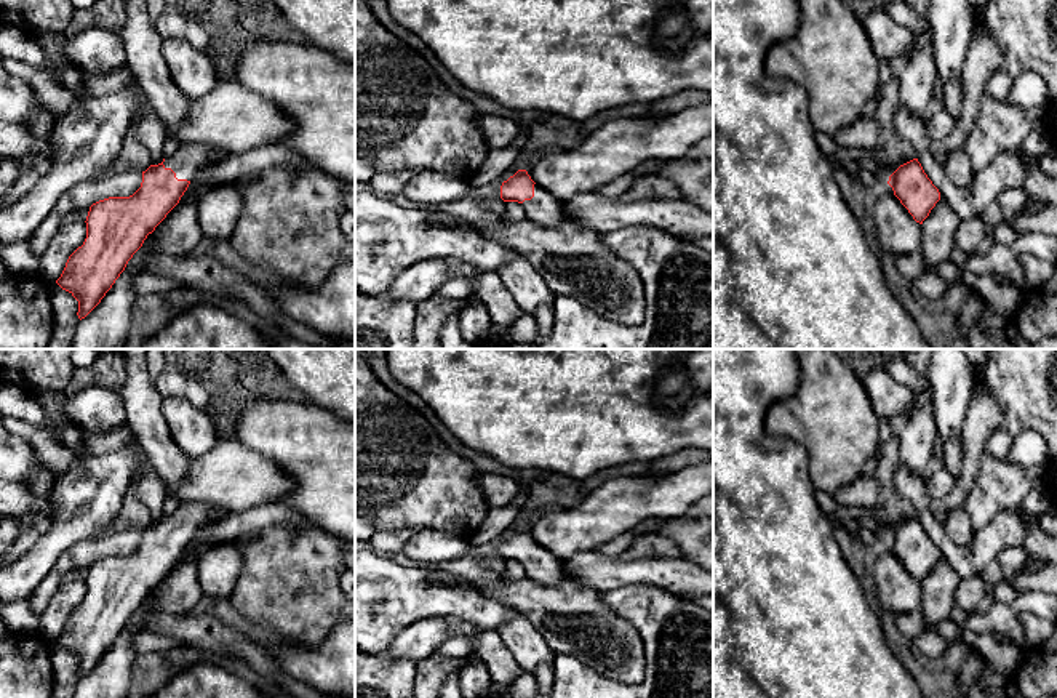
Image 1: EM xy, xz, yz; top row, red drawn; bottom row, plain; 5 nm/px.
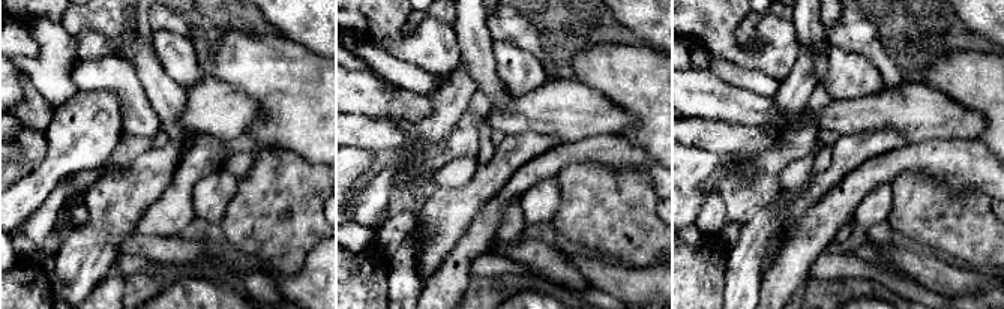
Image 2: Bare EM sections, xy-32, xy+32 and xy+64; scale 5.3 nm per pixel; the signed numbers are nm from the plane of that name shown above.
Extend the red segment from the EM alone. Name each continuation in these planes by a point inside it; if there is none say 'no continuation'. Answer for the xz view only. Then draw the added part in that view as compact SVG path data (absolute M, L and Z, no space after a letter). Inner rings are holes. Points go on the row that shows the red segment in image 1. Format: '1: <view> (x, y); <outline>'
1: xz (544, 208); M534 184L534 197L531 200L525 200L521 205L526 211L526 219L532 223L556 226L560 223L571 221L564 213L563 202L537 184Z

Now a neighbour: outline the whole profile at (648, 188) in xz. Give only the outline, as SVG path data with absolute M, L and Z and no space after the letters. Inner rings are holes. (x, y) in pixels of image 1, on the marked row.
M644 176L633 183L633 186L620 195L624 202L633 200L676 200L681 199L680 187L659 176Z

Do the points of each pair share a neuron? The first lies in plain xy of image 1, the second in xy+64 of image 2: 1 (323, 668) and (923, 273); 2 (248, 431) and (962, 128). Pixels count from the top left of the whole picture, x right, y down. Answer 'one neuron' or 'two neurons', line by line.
1: one neuron
2: two neurons

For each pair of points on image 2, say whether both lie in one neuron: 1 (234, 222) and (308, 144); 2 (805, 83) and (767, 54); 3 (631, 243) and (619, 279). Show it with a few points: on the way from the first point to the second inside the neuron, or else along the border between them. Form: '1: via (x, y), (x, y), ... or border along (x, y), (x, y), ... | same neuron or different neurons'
1: border along (264, 152), (291, 150), (320, 165) | different neurons
2: border along (800, 51), (793, 69), (781, 81) | different neurons
3: border along (656, 261), (647, 266), (623, 266) | different neurons

